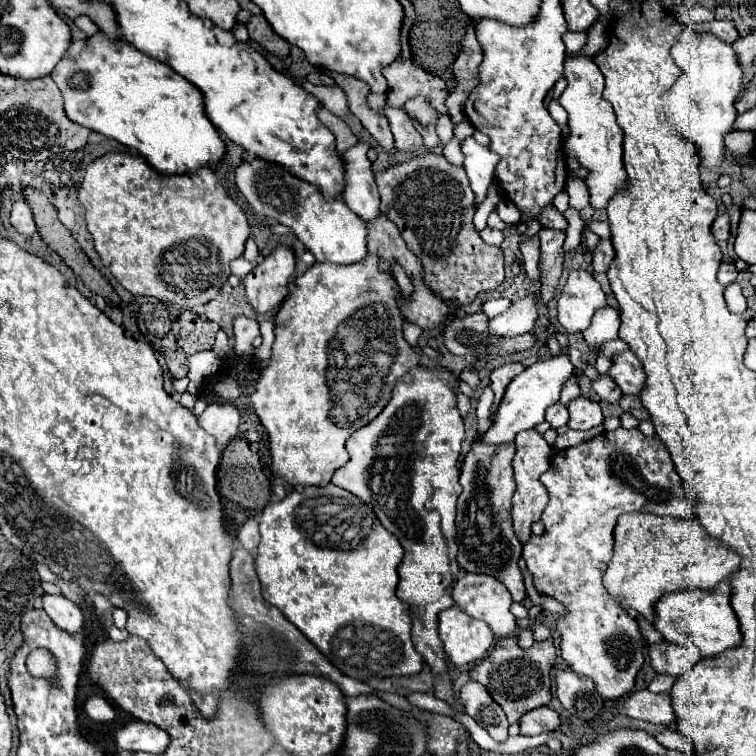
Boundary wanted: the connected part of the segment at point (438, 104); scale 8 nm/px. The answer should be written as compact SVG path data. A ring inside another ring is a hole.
M397 58L391 66L385 66L383 76L389 82L387 98L393 108L401 108L413 96L425 96L435 110L445 114L445 98L449 92L441 78L421 70L405 58Z

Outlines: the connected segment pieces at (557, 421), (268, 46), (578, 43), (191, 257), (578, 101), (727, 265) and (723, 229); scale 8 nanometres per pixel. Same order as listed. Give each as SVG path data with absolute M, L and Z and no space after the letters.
M557 402L557 404L547 408L545 420L551 424L551 428L559 428L559 426L565 426L569 422L569 412L561 402Z
M251 16L245 26L249 32L249 38L259 46L263 46L265 50L269 50L271 54L275 54L277 58L285 58L289 54L289 42L277 36L263 16Z
M565 32L563 42L565 42L565 48L567 48L567 54L575 54L585 46L587 34L585 32Z
M125 152L103 154L87 166L79 202L85 208L85 222L95 250L115 280L131 294L153 296L179 308L193 308L213 300L231 274L229 262L243 254L245 240L249 238L245 212L227 196L215 172L207 166L191 174L163 176L143 156Z
M567 56L563 76L567 80L567 88L561 94L559 102L569 114L569 138L565 140L565 154L575 156L581 166L585 166L591 174L587 176L587 186L591 192L593 208L607 208L611 196L625 186L625 168L621 160L623 132L615 122L613 106L601 96L605 78L597 70L593 58L589 56Z
M721 262L717 278L719 278L719 282L721 282L723 286L727 286L727 284L735 282L735 278L737 278L737 270L735 270L735 264L731 264L731 262Z
M721 214L715 218L713 226L711 226L711 232L715 236L717 242L721 240L727 240L729 238L729 214Z

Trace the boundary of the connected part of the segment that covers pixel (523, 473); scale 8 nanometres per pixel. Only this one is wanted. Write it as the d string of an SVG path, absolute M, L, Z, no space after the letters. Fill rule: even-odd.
M527 430L521 432L515 438L515 456L513 456L513 478L517 484L517 490L513 494L513 528L517 538L525 544L531 536L531 524L535 520L541 518L541 512L545 510L547 502L549 502L549 494L543 488L543 484L539 482L539 476L543 474L543 470L547 470L549 466L549 456L553 454L553 448L545 442L545 438L535 432L535 430Z

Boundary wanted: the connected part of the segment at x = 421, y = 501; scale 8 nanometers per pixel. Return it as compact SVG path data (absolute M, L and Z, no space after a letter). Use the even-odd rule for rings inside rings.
M425 366L411 368L403 378L397 380L393 388L393 398L389 400L387 408L367 426L357 430L347 440L347 450L351 460L335 470L331 484L349 490L351 494L359 496L367 506L373 508L379 522L385 530L389 530L401 542L405 556L397 568L399 572L399 586L397 598L411 606L411 620L413 620L413 644L423 656L423 660L431 666L431 674L435 678L433 694L435 698L447 702L453 710L463 714L461 704L455 700L453 680L447 674L447 656L443 654L443 644L439 642L437 632L437 614L445 608L453 606L451 590L459 574L457 566L457 542L455 542L455 504L461 494L459 486L459 450L461 440L465 434L463 418L457 410L457 396L453 388L459 386L459 376L453 376L449 370L433 370Z

